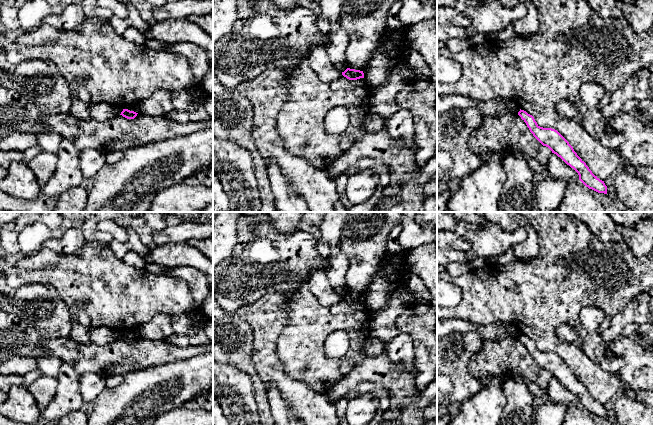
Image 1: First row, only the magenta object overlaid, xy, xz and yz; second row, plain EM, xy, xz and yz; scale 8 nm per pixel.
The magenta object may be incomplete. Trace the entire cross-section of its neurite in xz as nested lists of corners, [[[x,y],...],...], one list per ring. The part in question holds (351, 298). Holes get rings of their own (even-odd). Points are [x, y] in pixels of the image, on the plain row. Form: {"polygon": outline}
{"polygon": [[[347,292],[344,296],[342,296],[342,299],[349,304],[357,304],[360,302],[364,302],[363,295],[350,293],[350,292]]]}

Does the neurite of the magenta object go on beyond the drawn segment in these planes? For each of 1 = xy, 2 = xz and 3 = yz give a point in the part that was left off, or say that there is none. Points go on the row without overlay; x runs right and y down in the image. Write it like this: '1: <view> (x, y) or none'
1: none
2: none
3: none

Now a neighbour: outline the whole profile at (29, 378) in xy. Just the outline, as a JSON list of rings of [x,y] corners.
[[[38,369],[33,372],[29,372],[24,376],[24,385],[25,387],[32,384],[34,381],[36,381],[38,378],[40,378],[43,375],[43,373]]]

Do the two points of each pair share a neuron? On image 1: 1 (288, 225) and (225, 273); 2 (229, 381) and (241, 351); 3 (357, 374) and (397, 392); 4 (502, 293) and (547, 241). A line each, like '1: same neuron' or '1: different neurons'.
1: different neurons
2: different neurons
3: same neuron
4: same neuron

